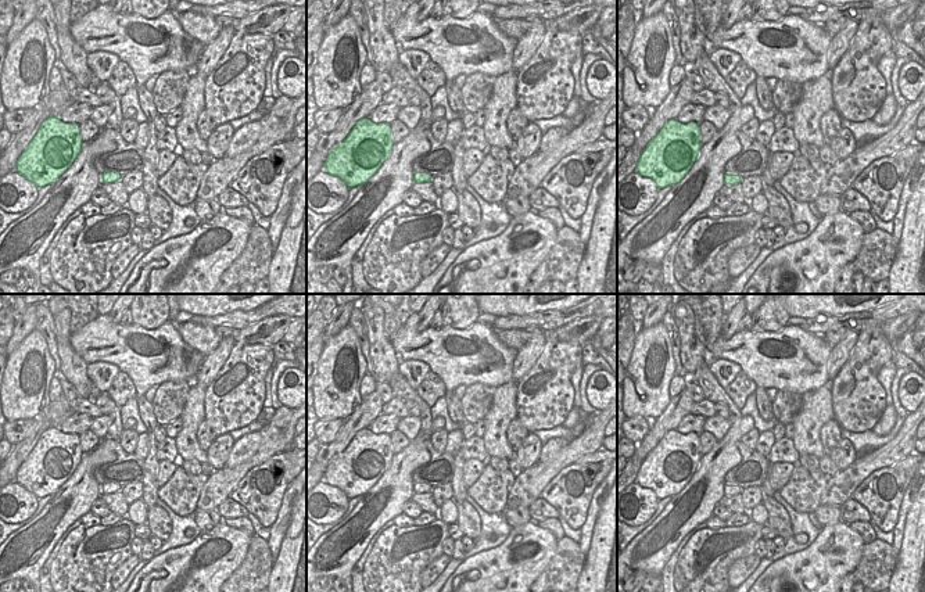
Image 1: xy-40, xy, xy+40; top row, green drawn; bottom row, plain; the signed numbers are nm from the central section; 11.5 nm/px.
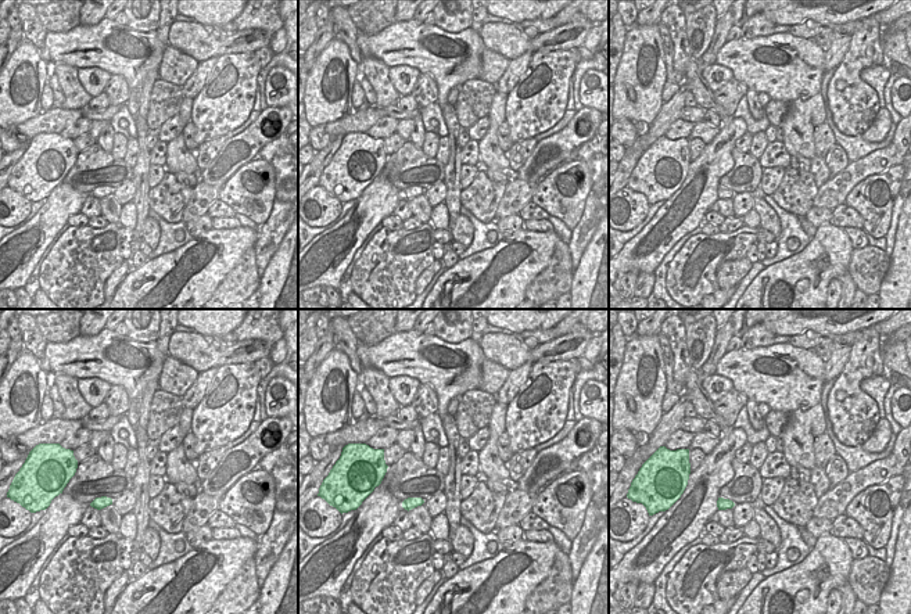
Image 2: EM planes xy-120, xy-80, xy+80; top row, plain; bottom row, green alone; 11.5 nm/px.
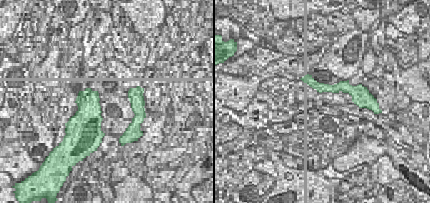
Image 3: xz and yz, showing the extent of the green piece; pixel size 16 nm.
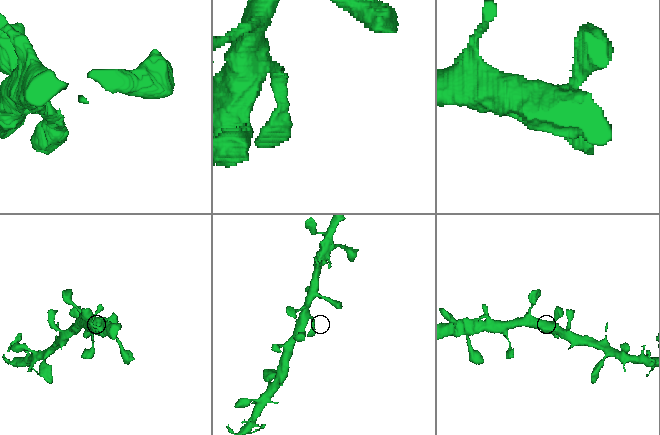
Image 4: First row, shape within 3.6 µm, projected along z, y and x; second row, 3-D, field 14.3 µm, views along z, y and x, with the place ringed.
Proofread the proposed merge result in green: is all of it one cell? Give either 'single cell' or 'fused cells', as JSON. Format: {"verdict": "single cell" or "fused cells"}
{"verdict": "single cell"}

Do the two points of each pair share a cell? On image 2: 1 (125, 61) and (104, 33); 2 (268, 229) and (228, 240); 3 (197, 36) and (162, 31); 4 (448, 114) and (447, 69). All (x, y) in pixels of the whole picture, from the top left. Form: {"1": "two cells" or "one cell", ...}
{"1": "one cell", "2": "two cells", "3": "two cells", "4": "two cells"}

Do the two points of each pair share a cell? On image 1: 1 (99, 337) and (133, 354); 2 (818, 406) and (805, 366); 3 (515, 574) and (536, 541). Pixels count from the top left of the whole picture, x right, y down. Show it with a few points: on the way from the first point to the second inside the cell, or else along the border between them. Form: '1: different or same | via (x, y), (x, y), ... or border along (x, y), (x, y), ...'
1: same | via (107, 341), (125, 347)
2: different | border along (824, 384), (802, 394)
3: same | via (523, 566), (541, 549)

